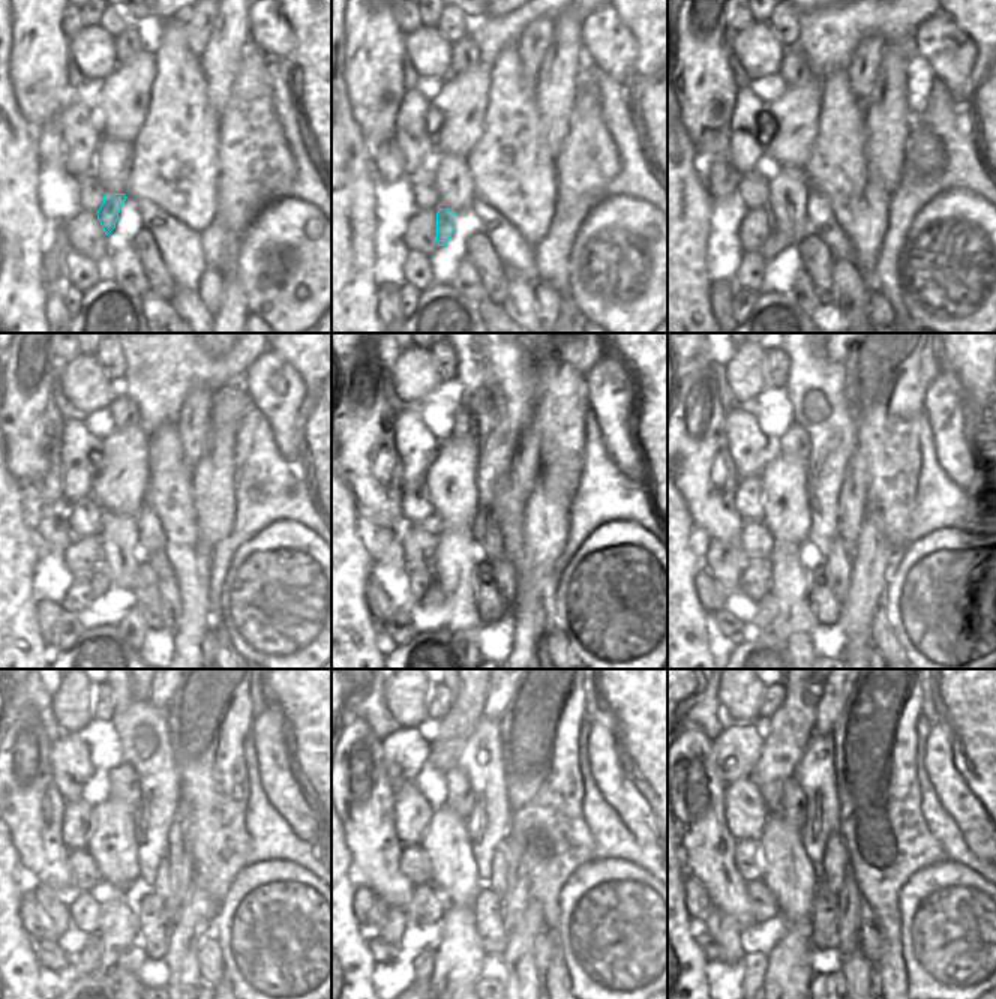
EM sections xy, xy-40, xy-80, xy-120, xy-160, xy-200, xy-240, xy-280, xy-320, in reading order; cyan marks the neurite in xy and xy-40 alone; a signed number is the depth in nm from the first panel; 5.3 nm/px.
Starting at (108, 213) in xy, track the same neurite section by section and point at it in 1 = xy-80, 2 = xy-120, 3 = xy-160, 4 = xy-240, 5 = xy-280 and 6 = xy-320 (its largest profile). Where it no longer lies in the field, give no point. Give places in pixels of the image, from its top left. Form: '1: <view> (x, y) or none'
1: xy-80 (777, 240)
2: xy-120 (101, 582)
3: xy-160 (434, 594)
4: xy-240 (86, 962)
5: xy-280 (423, 962)
6: xy-320 (755, 963)

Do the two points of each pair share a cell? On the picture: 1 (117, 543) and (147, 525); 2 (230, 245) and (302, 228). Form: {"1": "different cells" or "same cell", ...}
{"1": "different cells", "2": "different cells"}

